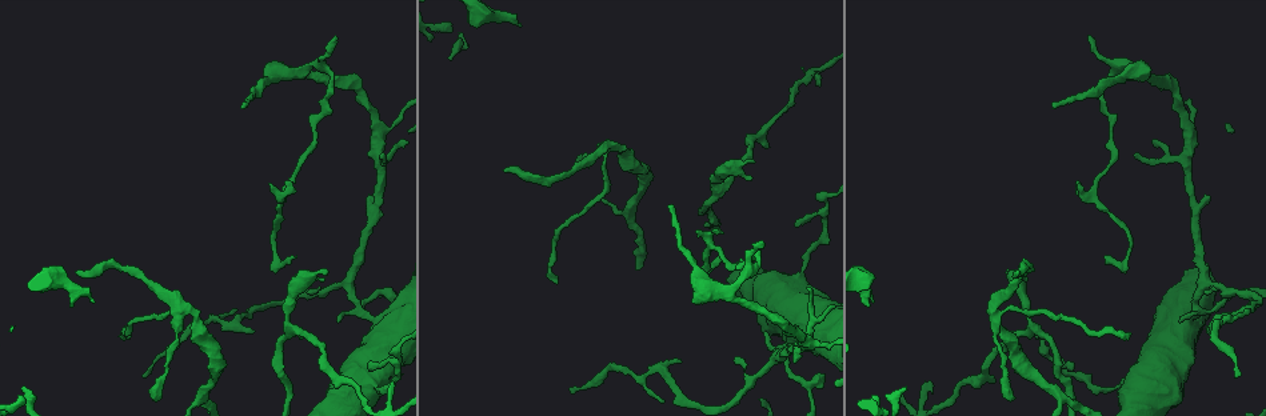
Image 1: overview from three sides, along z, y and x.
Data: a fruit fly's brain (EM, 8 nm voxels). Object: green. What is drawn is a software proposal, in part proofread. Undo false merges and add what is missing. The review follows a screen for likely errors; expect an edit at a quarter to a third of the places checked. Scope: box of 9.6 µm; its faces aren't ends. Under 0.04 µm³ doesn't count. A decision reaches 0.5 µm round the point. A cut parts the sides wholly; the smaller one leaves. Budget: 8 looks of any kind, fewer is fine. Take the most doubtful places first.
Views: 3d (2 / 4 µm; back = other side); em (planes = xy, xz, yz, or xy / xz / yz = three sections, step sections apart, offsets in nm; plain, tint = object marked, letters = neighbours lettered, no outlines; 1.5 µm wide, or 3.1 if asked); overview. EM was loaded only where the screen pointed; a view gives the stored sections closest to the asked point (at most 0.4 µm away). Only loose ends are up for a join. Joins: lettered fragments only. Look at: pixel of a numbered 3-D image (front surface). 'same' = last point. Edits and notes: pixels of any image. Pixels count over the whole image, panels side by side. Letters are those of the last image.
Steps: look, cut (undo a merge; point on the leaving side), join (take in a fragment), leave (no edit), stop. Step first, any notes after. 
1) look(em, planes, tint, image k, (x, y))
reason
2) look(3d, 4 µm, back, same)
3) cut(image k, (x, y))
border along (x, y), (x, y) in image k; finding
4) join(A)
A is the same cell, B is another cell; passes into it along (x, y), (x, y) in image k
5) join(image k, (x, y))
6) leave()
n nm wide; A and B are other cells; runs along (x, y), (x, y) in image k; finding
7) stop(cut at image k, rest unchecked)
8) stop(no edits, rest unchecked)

look(em, planes, plain, image 1, (79, 269))
free end

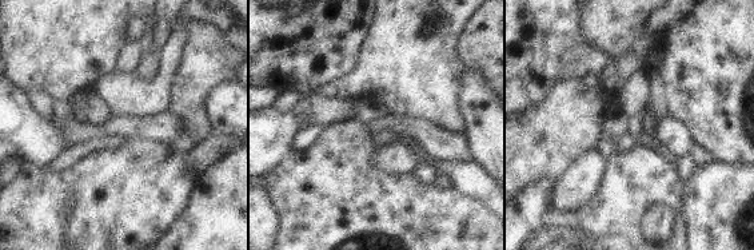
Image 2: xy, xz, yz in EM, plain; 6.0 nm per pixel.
look(em, planes, letters, same)
what lies round it

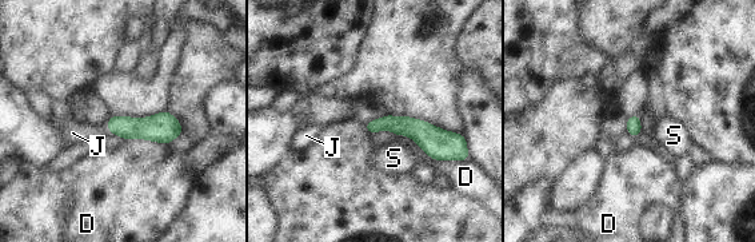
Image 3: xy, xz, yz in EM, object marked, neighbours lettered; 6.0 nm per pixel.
join(J)
J is the same cell, D and S are other cells; it goes on there

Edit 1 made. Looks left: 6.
look(overview)

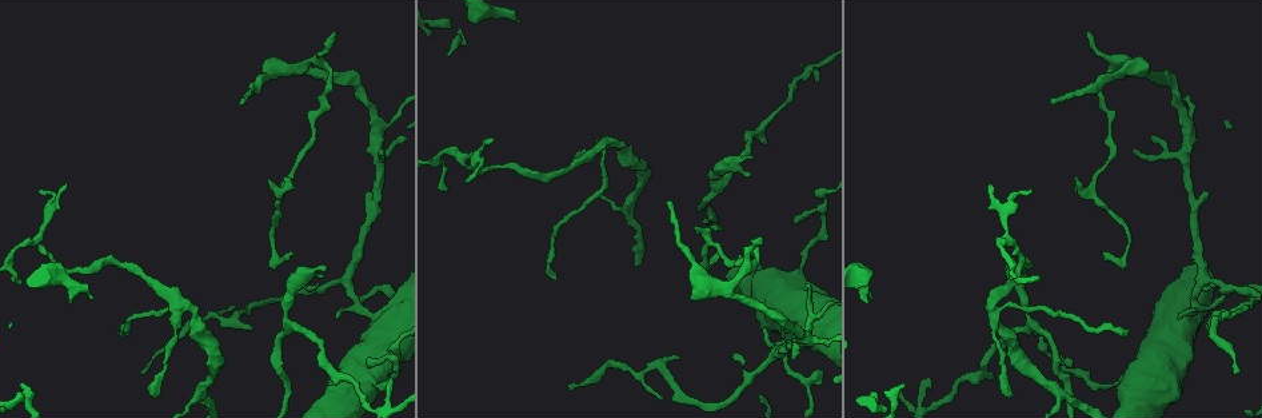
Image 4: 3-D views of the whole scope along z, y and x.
look(em, yz, step 8, letters, image 4, (1115, 381))
calibre changes

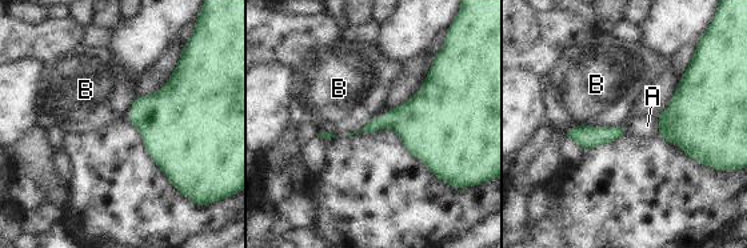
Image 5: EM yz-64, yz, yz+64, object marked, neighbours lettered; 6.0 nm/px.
leave()
A and B are other cells; border along (622, 123), (614, 127), (566, 128) in image 5; all the same neuron

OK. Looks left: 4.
stop(join at image 3, rest unchecked)

